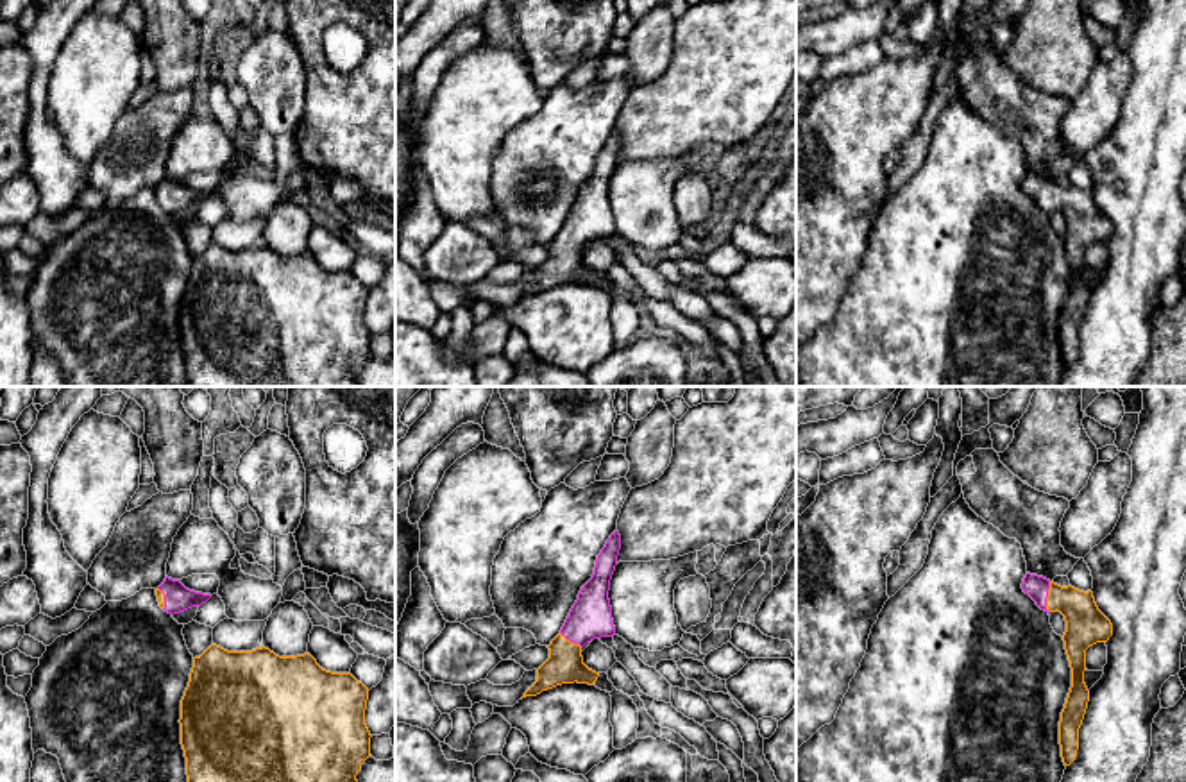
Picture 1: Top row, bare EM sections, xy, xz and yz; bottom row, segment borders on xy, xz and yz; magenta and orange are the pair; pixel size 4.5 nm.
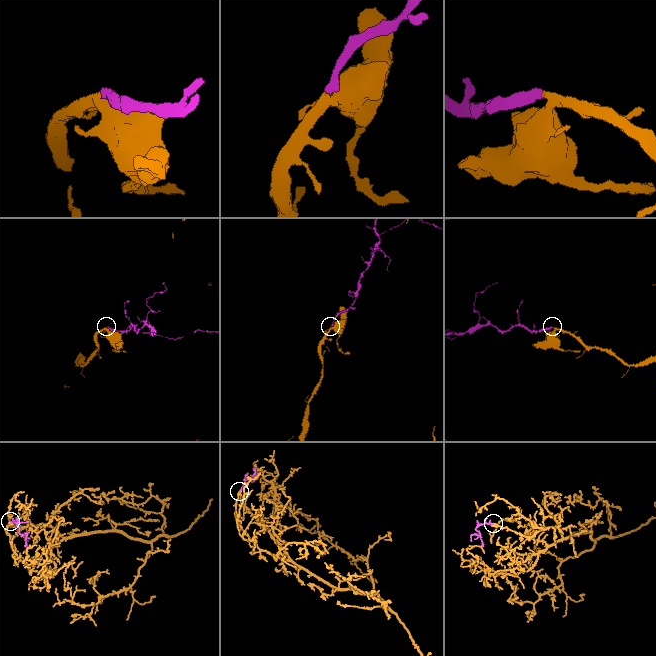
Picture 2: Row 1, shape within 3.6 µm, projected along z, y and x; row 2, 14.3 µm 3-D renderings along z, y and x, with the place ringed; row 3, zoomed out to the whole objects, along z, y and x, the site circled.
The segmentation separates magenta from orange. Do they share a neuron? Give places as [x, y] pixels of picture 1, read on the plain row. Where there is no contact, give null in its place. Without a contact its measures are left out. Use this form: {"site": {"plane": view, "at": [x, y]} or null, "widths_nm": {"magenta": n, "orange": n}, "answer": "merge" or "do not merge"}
{"site": {"plane": "yz", "at": [1047, 195]}, "widths_nm": {"magenta": 100, "orange": 180}, "answer": "merge"}

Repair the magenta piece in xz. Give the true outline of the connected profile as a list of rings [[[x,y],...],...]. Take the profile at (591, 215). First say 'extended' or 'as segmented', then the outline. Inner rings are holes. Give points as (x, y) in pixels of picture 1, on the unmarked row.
extended; [[[615,129],[597,154],[594,174],[581,186],[560,233],[547,245],[549,258],[537,268],[537,281],[522,297],[562,283],[596,283],[599,272],[583,263],[581,247],[594,238],[615,234],[608,190],[619,149],[621,134]]]

